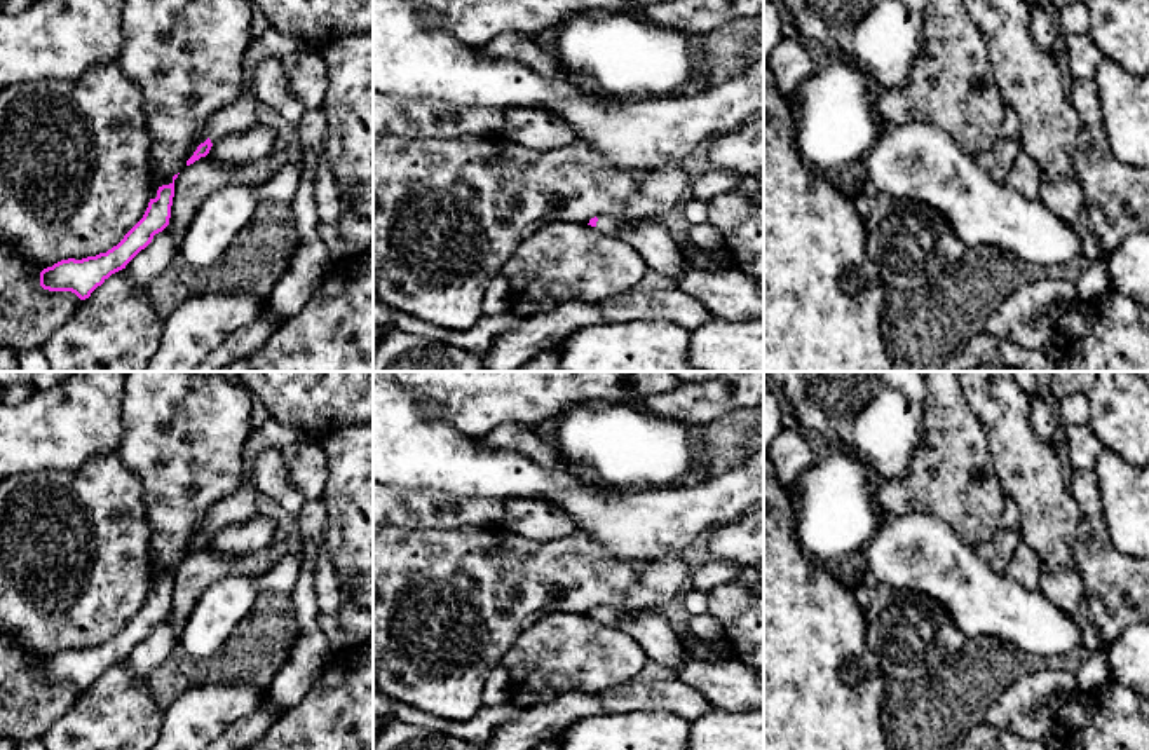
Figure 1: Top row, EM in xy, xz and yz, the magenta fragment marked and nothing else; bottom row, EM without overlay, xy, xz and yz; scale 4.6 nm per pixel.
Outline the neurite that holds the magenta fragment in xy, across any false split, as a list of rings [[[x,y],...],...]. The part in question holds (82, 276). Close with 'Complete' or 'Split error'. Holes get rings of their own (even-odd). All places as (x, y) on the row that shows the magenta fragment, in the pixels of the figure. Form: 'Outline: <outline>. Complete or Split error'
Outline: [[[174,180],[157,190],[157,197],[150,199],[143,218],[124,235],[124,239],[96,256],[82,260],[68,258],[47,267],[40,272],[40,286],[49,291],[71,291],[80,300],[101,286],[112,274],[126,269],[126,265],[145,249],[155,234],[169,225],[171,206],[174,197]]]. Complete

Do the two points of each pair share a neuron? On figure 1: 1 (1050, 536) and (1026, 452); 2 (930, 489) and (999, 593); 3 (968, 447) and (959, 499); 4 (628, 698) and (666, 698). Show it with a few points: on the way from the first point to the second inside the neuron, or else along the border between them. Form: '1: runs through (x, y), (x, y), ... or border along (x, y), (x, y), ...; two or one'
1: runs through (1048, 515), (1031, 473); one
2: border along (933, 518), (944, 520), (973, 548); two
3: runs through (959, 459), (959, 487); one
4: runs through (637, 698), (658, 698); one

